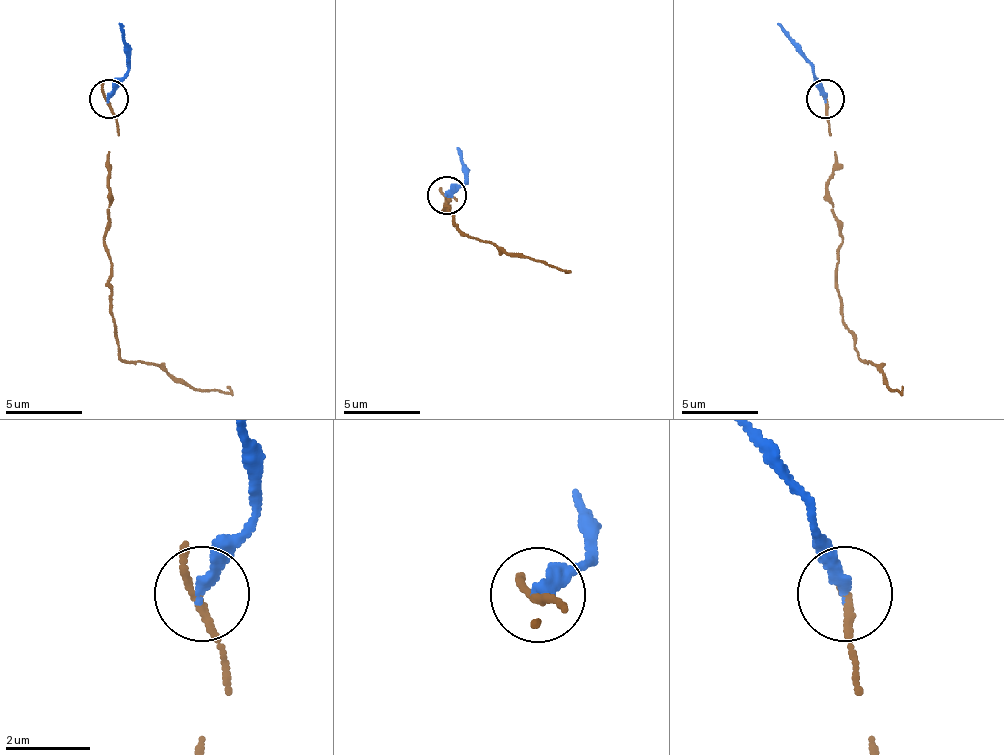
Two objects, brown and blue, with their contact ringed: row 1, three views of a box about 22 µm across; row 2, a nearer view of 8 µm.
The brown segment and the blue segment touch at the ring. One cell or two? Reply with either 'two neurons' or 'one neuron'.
two neurons

